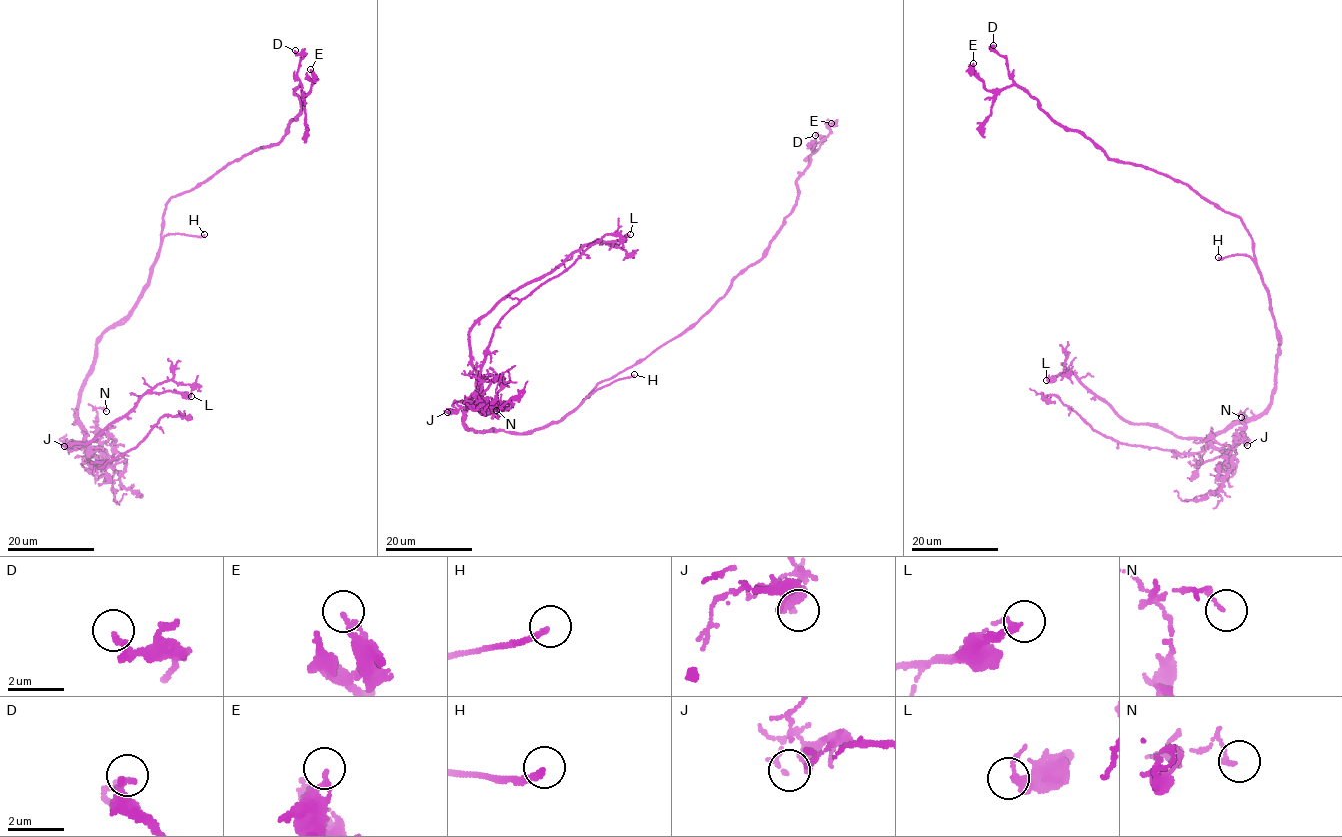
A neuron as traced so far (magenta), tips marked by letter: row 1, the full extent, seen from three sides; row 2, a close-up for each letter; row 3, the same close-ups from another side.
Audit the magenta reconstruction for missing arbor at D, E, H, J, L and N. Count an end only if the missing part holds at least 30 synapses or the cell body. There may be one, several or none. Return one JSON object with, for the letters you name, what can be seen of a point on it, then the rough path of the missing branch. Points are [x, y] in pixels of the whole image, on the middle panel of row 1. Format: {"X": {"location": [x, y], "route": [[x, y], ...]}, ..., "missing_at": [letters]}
{"H": {"location": [634, 374], "route": [[634, 374], [646, 375], [647, 371]]}, "missing_at": ["H"]}

